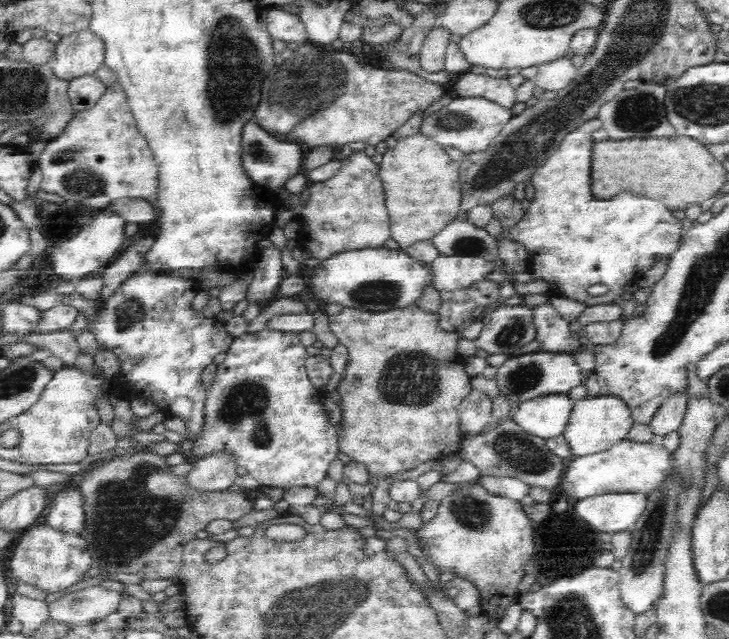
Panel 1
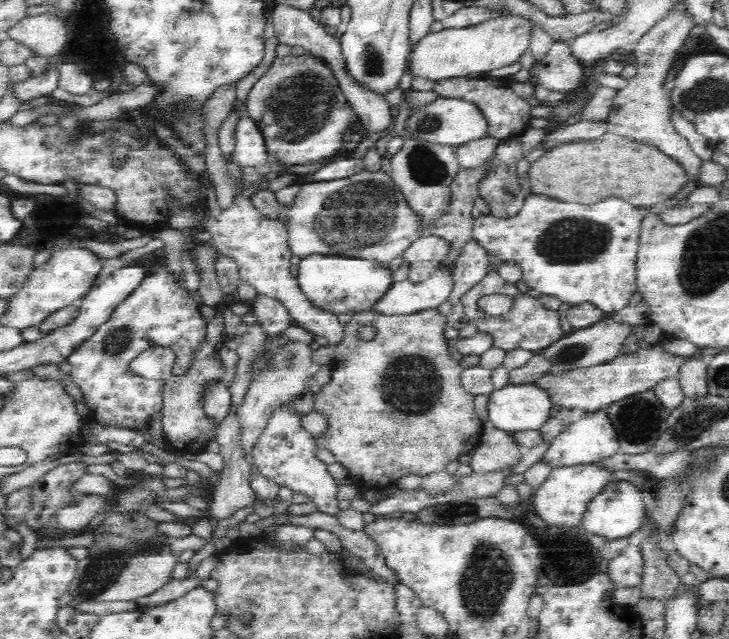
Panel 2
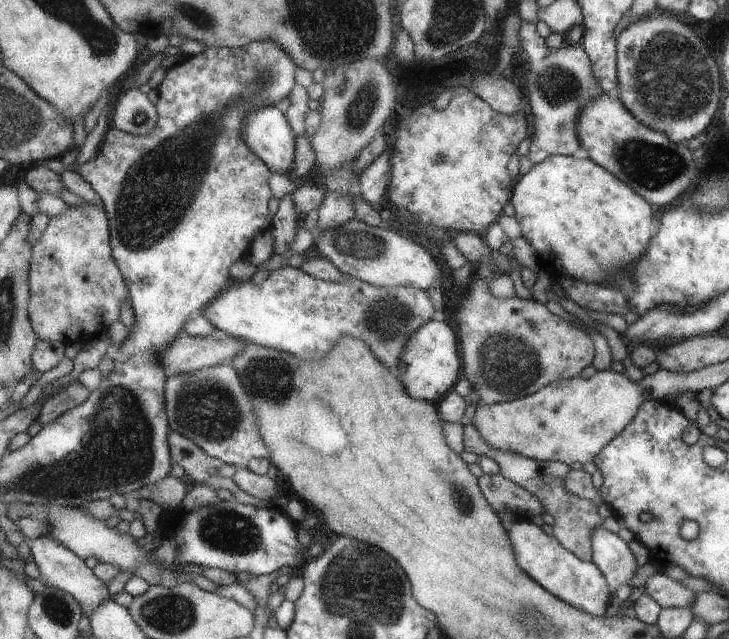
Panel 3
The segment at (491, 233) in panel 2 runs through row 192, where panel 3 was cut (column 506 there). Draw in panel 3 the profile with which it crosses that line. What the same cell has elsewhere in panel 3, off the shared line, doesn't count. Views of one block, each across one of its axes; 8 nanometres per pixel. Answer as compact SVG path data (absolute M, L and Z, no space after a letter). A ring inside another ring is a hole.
M530 521L512 522L509 530L505 532L517 566L543 590L593 616L604 614L607 597L611 591L601 571L592 561L579 560L574 554L565 550L554 536L547 535L540 526Z

